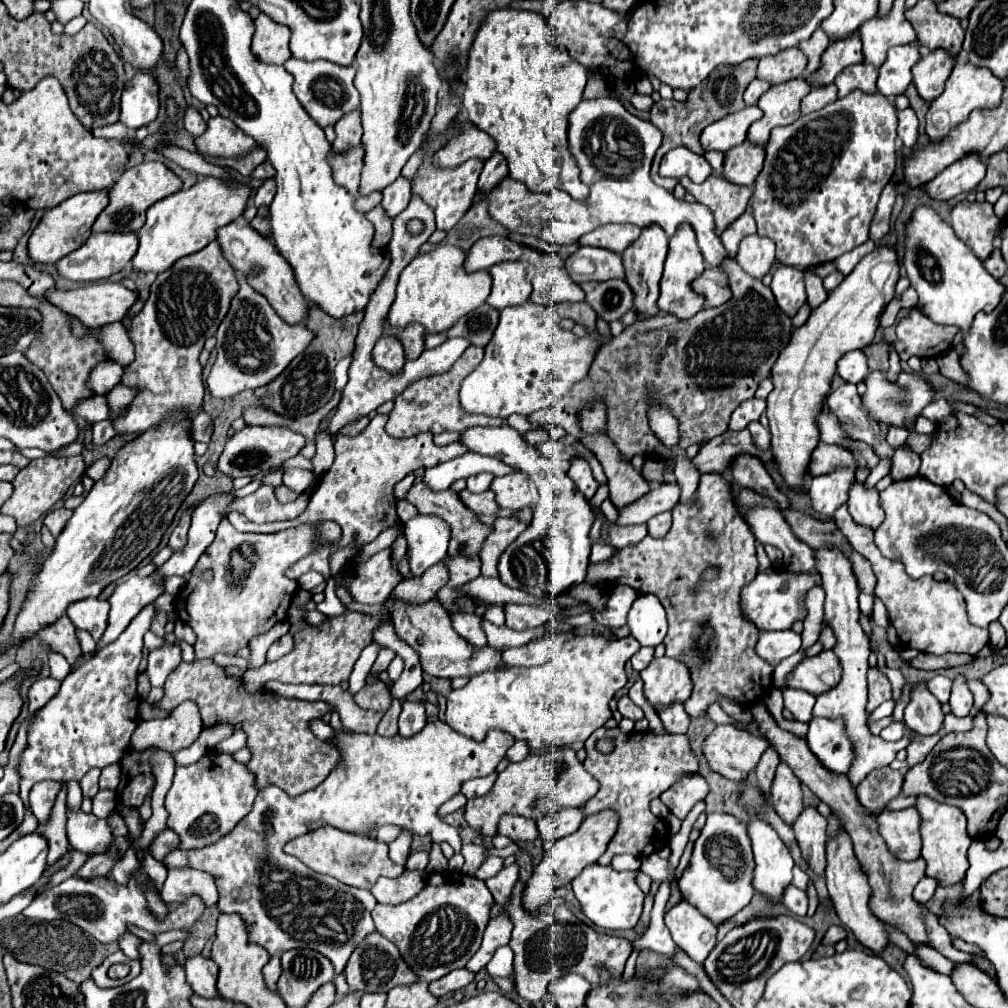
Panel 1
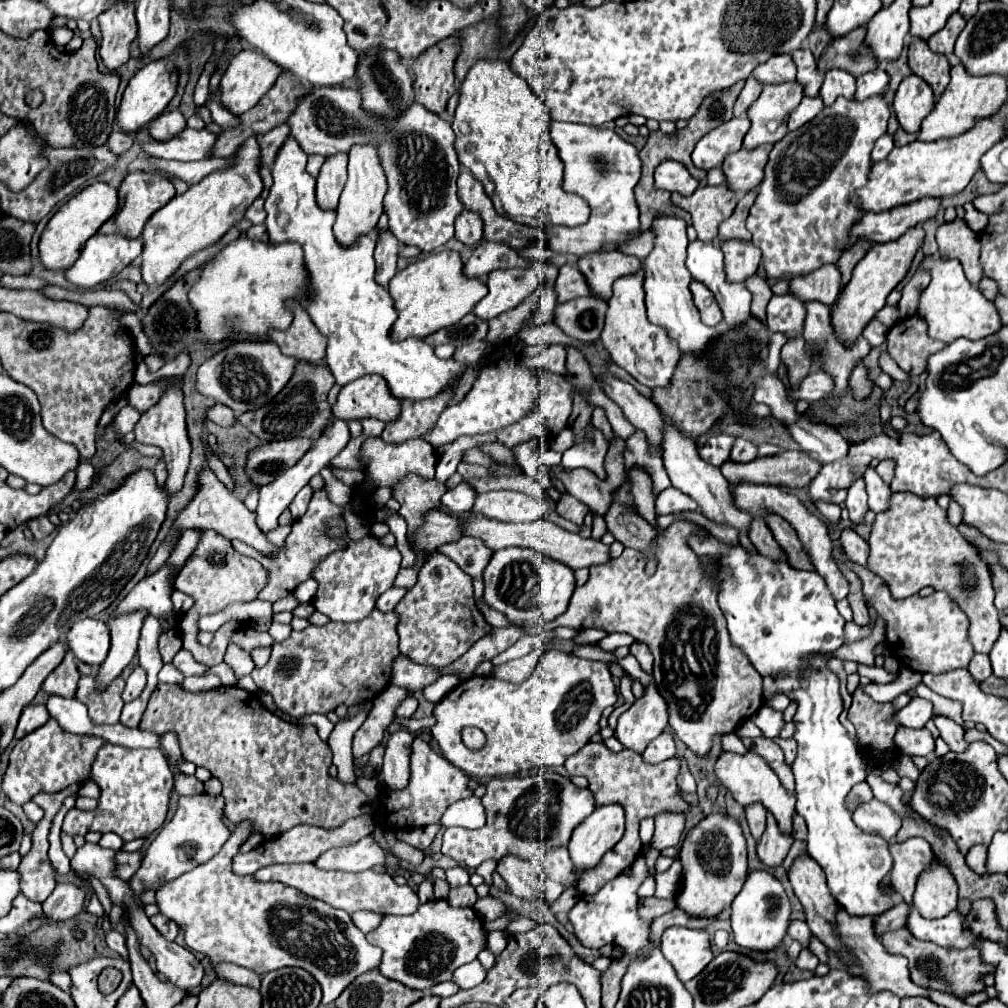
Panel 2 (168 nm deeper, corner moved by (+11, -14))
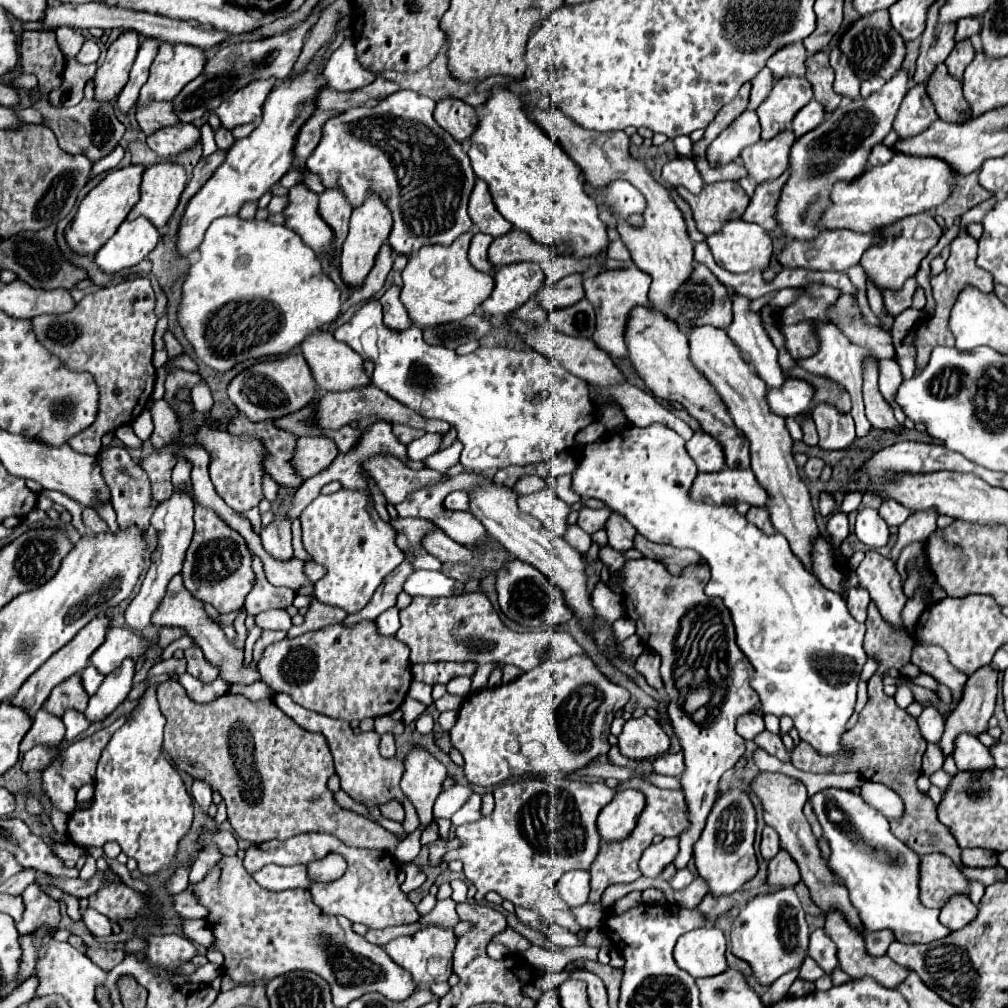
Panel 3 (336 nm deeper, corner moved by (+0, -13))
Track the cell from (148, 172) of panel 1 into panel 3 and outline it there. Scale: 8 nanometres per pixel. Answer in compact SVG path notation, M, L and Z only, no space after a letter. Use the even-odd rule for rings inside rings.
M162 161L150 165L142 175L140 201L128 213L128 219L132 221L136 217L146 217L154 223L154 227L162 229L174 213L174 207L178 205L184 187L186 171L180 163Z

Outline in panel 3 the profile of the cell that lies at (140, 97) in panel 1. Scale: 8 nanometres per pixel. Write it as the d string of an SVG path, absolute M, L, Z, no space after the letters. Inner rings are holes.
M162 43L152 61L148 81L140 89L138 103L172 101L184 85L202 73L204 65L206 55L202 49L192 45Z

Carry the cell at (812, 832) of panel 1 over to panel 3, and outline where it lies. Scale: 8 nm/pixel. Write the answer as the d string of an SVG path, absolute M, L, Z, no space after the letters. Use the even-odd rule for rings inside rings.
M828 913L826 915L826 925L824 925L826 935L836 943L838 947L838 961L840 961L840 969L846 971L852 979L862 979L862 977L872 977L876 983L880 983L886 989L896 989L898 983L902 983L908 977L908 969L894 963L888 955L882 957L870 957L866 955L866 949L862 947L864 943L864 935L860 931L854 931L850 925L846 925L846 919L842 919L840 913Z

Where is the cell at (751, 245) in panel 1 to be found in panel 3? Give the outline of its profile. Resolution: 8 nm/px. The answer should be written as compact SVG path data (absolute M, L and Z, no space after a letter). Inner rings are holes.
M730 219L722 229L706 237L706 245L714 255L714 261L730 271L730 273L744 273L750 269L764 269L768 267L768 261L772 257L772 239L768 233L758 227L756 223L746 223L742 219Z

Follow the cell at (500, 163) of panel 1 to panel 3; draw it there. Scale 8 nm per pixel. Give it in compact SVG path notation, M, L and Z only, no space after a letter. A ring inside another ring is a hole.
M476 233L472 237L472 243L470 243L468 259L470 259L472 267L482 271L482 273L490 273L492 271L492 263L488 261L488 247L490 247L490 243L492 243L492 237L490 235L482 235L482 233Z

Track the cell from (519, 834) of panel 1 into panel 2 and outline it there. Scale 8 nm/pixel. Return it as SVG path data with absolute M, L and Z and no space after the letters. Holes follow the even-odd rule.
M507 854L499 860L497 872L507 882L509 890L521 898L543 898L543 882L539 880L543 866L535 860L523 860L515 854Z

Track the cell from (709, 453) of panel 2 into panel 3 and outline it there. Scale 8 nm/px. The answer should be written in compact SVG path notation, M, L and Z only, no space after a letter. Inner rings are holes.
M704 431L694 433L694 437L686 443L686 451L696 463L698 471L710 473L710 471L720 471L726 467L722 447L718 447L716 439L710 439L710 435L706 435Z

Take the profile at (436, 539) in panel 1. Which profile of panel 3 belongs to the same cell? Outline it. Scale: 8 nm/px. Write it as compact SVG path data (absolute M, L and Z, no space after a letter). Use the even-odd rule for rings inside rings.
M392 607L390 611L384 611L384 613L376 619L376 627L378 627L378 633L380 633L380 635L384 635L384 637L394 635L394 633L400 629L398 609L396 609L396 607Z

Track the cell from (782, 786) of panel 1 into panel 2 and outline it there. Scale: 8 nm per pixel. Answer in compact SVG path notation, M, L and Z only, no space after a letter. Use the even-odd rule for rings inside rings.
M767 812L767 828L765 828L765 834L761 836L761 840L757 844L757 854L759 854L761 862L767 868L781 864L785 860L785 856L789 854L789 848L793 846L793 842L795 842L795 838L781 832L773 814Z

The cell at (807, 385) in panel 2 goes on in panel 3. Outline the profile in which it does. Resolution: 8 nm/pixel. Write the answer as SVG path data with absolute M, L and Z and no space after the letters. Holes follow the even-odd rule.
M786 379L782 387L768 389L766 401L772 413L780 417L796 417L810 405L810 387L802 381Z

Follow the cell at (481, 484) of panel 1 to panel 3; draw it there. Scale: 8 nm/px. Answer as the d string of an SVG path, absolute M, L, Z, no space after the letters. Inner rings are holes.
M454 491L444 499L444 507L450 511L466 511L466 491Z

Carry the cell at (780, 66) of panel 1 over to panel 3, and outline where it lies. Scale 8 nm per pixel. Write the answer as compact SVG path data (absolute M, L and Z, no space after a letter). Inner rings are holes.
M794 43L790 47L782 47L782 51L776 51L770 59L768 59L768 67L774 73L774 79L780 79L784 75L804 75L804 61L806 61L808 53L804 49L802 43Z

